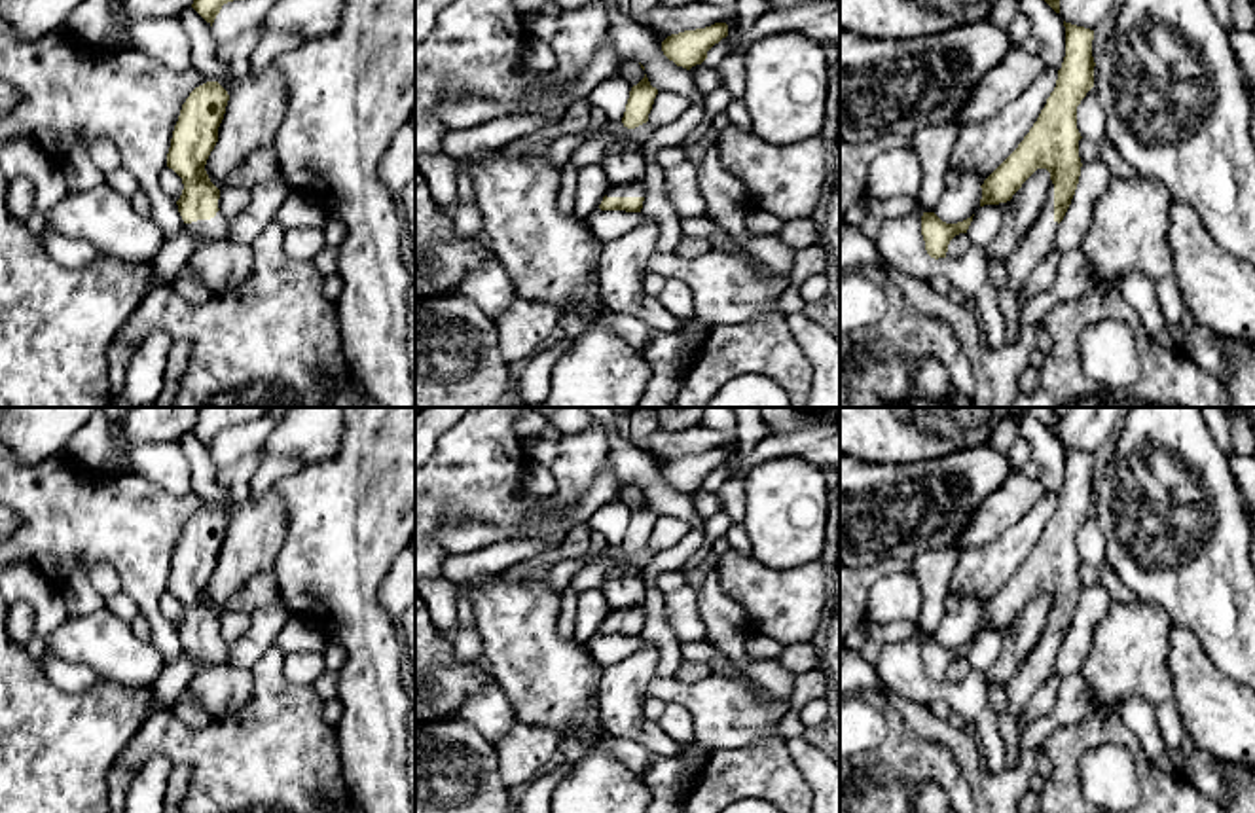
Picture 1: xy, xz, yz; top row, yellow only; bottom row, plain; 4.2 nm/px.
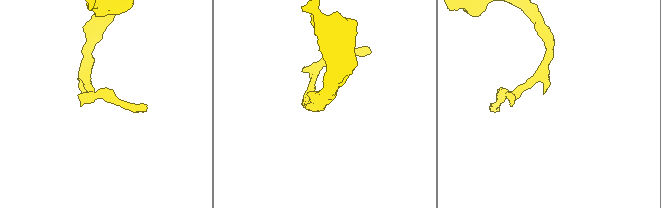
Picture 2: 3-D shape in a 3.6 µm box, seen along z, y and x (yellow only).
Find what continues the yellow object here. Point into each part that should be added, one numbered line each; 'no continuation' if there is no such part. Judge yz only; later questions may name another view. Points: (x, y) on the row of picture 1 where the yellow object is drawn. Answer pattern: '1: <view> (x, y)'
1: yz (1039, 239)

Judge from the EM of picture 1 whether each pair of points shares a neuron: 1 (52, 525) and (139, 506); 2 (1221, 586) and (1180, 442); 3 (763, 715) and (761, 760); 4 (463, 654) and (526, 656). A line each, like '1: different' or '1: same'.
1: same
2: same
3: different
4: different

